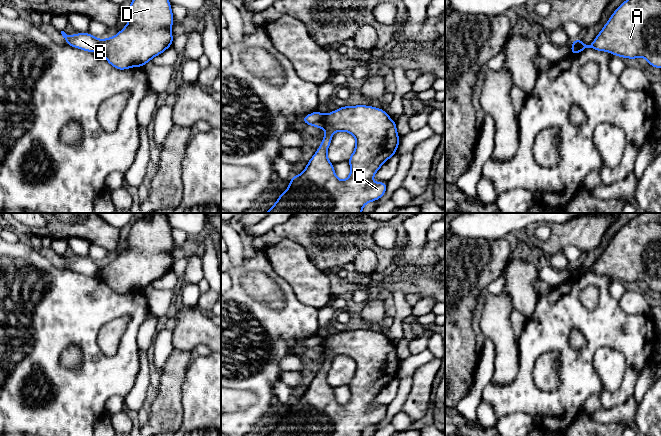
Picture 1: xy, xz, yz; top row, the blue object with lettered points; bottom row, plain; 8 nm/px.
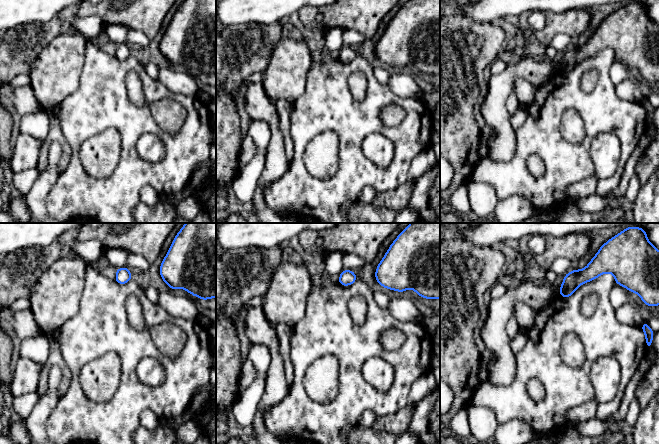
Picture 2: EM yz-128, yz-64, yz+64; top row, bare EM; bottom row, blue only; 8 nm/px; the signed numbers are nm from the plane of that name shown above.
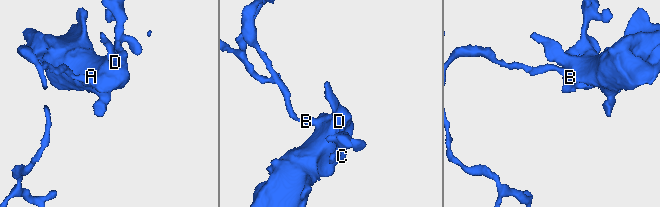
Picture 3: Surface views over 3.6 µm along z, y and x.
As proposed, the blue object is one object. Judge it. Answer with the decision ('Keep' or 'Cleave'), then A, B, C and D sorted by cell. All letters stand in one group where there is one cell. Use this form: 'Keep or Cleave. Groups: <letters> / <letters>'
Cleave. Groups: A C D / B

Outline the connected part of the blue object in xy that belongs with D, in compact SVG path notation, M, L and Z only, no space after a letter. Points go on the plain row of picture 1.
M154 213L149 219L146 217L137 219L132 222L128 234L128 248L114 261L101 264L99 278L118 294L142 291L172 269L173 246L167 213Z

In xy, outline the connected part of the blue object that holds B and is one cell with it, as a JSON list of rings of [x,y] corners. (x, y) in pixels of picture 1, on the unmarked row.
[[[61,255],[63,262],[66,263],[66,268],[72,271],[82,273],[87,276],[99,276],[101,264],[88,257],[77,257],[76,259],[67,259]]]

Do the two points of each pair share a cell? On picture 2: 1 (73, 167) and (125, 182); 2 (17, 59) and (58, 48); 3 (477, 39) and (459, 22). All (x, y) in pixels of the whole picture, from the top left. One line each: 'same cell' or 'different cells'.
1: same cell
2: different cells
3: same cell

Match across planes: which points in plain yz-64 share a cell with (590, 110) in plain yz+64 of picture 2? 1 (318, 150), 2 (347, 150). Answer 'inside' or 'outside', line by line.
1: outside
2: inside

